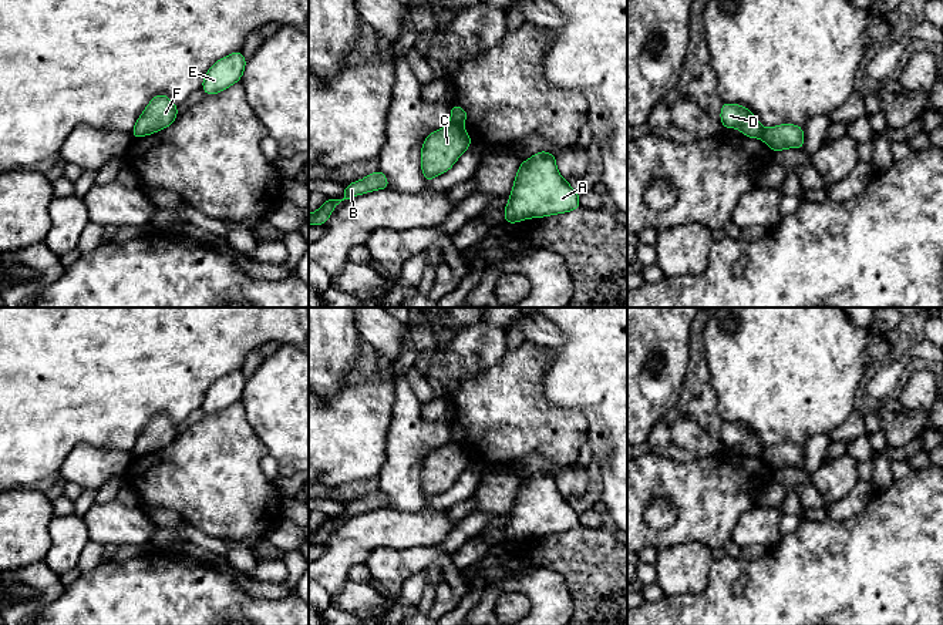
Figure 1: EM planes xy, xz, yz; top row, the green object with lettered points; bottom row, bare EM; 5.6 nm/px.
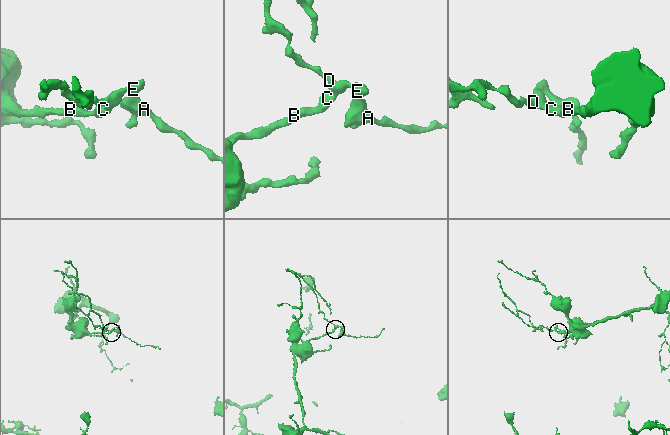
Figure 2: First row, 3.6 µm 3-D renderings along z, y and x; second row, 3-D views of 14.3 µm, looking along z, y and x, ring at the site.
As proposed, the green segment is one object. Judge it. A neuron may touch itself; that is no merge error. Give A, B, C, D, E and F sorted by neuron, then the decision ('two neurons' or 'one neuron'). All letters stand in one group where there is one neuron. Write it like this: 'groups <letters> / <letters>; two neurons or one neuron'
groups A D E F / B C; two neurons

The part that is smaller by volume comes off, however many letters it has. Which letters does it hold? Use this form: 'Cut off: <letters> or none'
Cut off: A, D, E, F

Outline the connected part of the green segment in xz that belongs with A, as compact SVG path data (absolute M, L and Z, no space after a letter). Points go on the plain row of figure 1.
M539 470L525 481L521 480L504 527L504 542L566 532L580 525L579 513L559 493L555 474Z

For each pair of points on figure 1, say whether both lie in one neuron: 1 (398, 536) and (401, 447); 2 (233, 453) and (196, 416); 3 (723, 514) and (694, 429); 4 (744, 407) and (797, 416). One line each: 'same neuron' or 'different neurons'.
1: different neurons
2: different neurons
3: different neurons
4: same neuron

